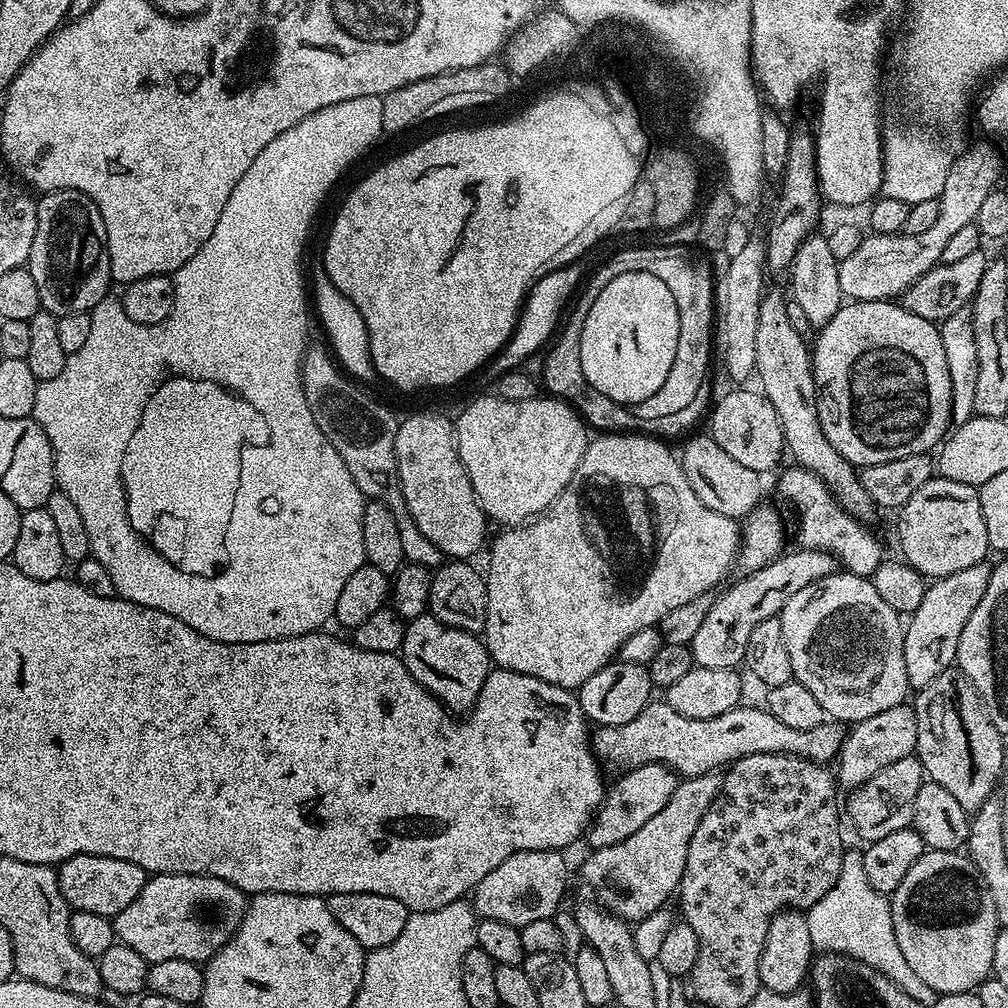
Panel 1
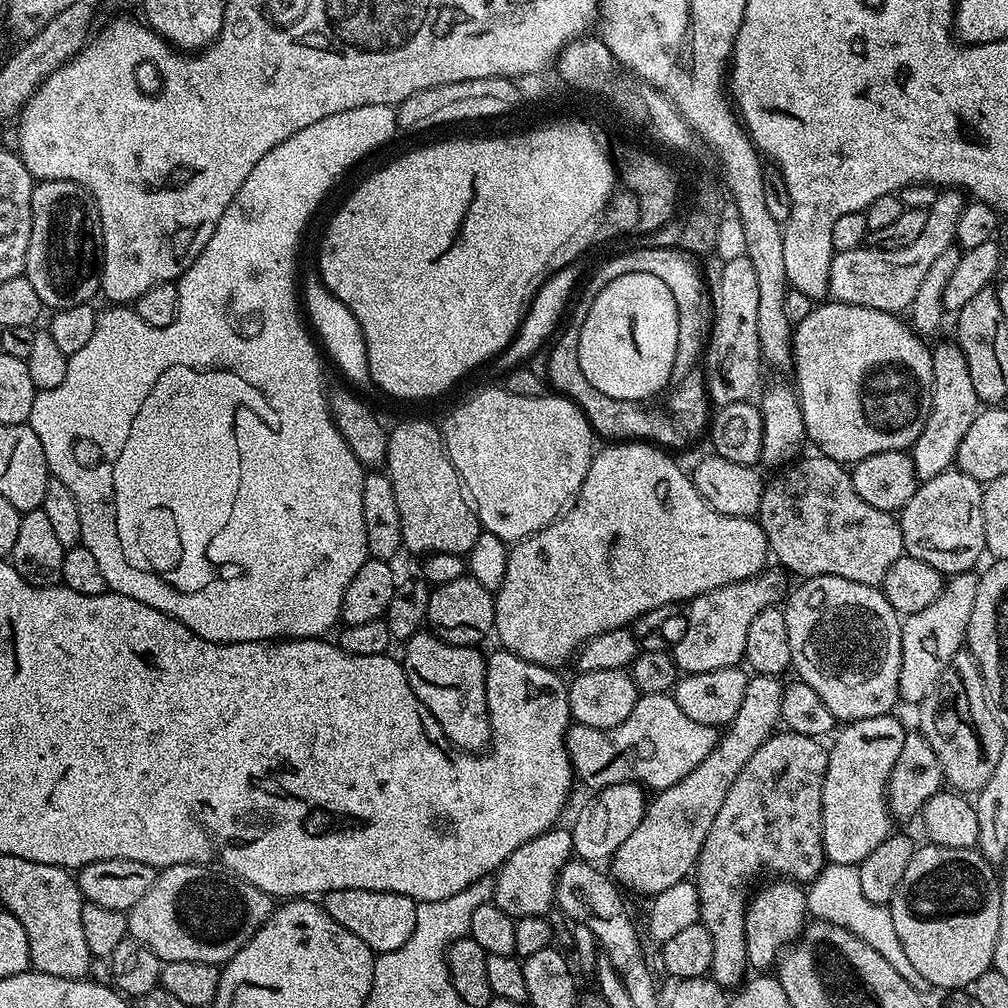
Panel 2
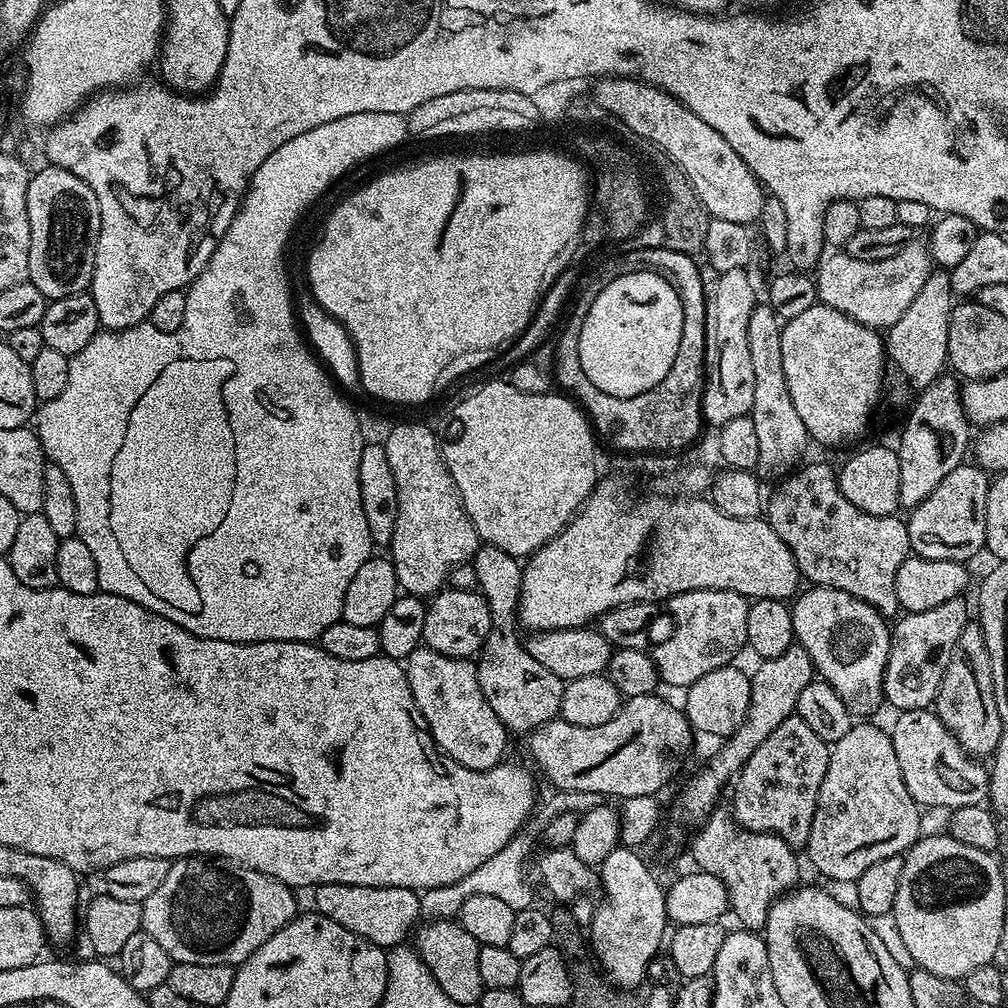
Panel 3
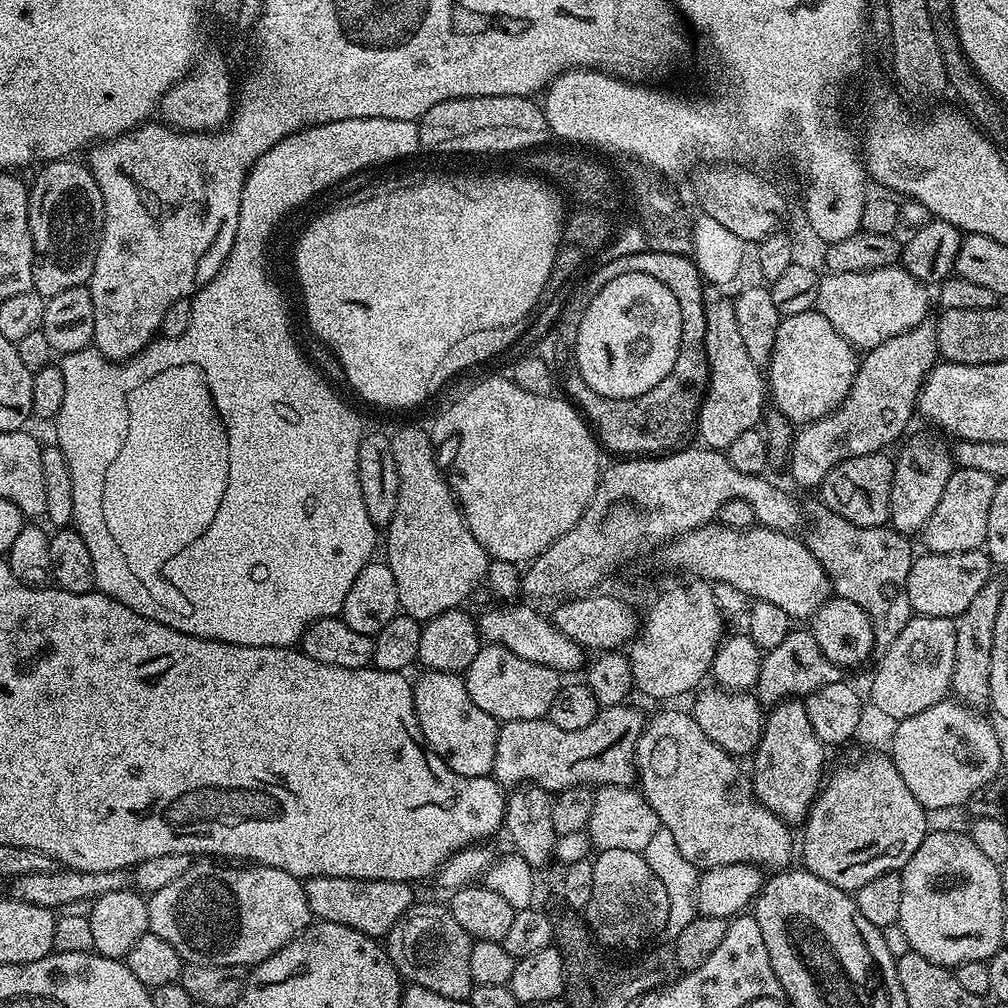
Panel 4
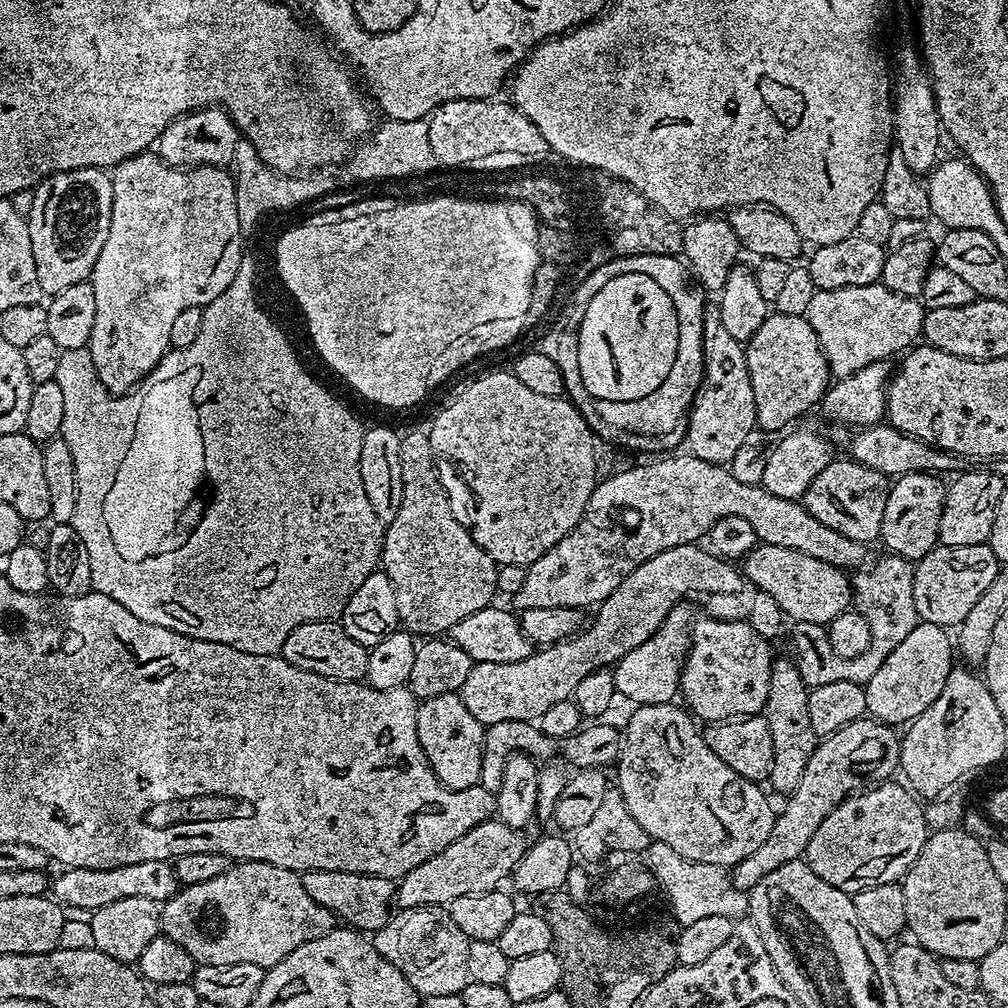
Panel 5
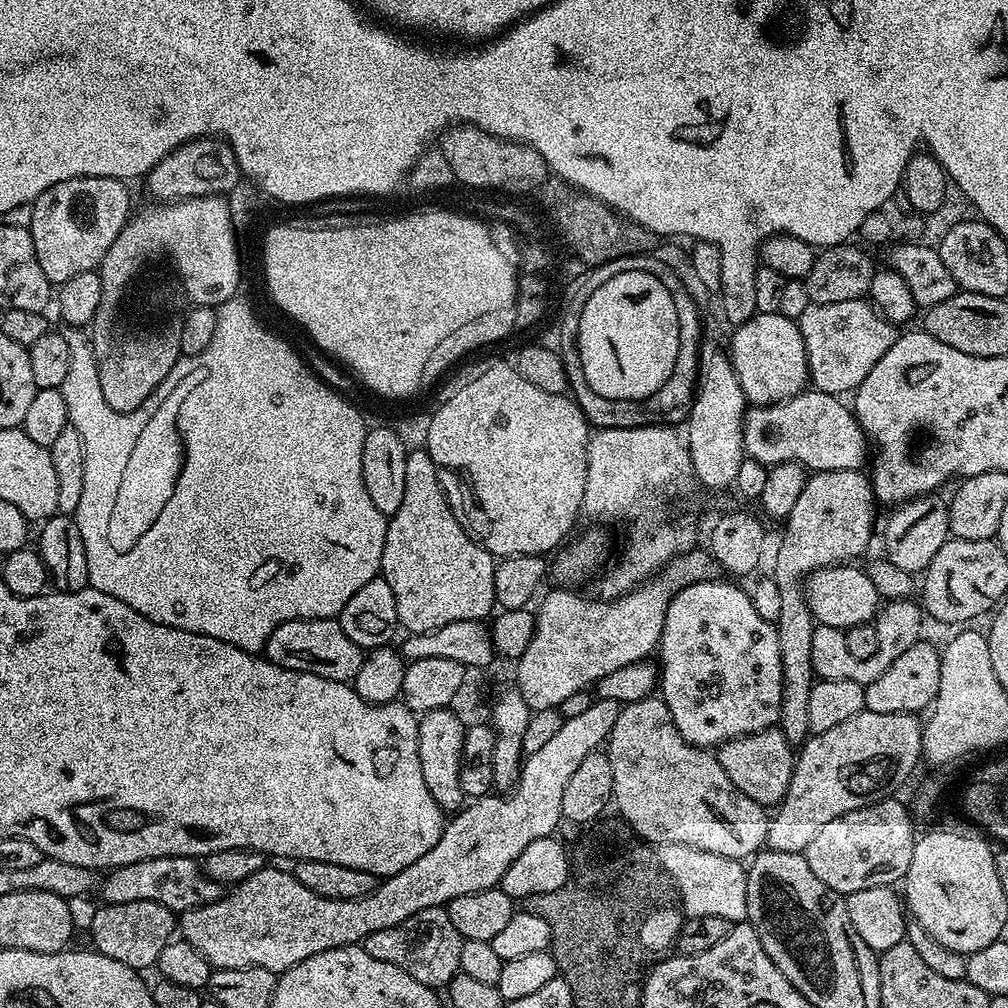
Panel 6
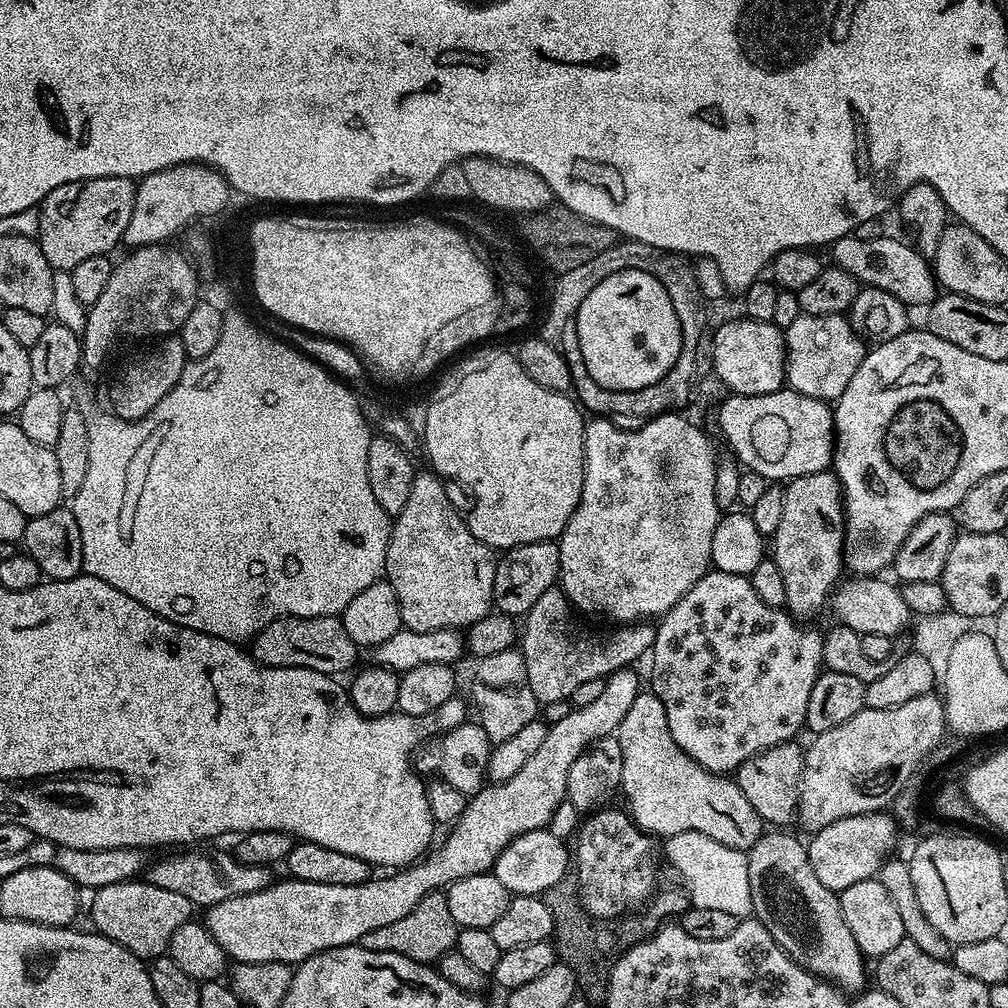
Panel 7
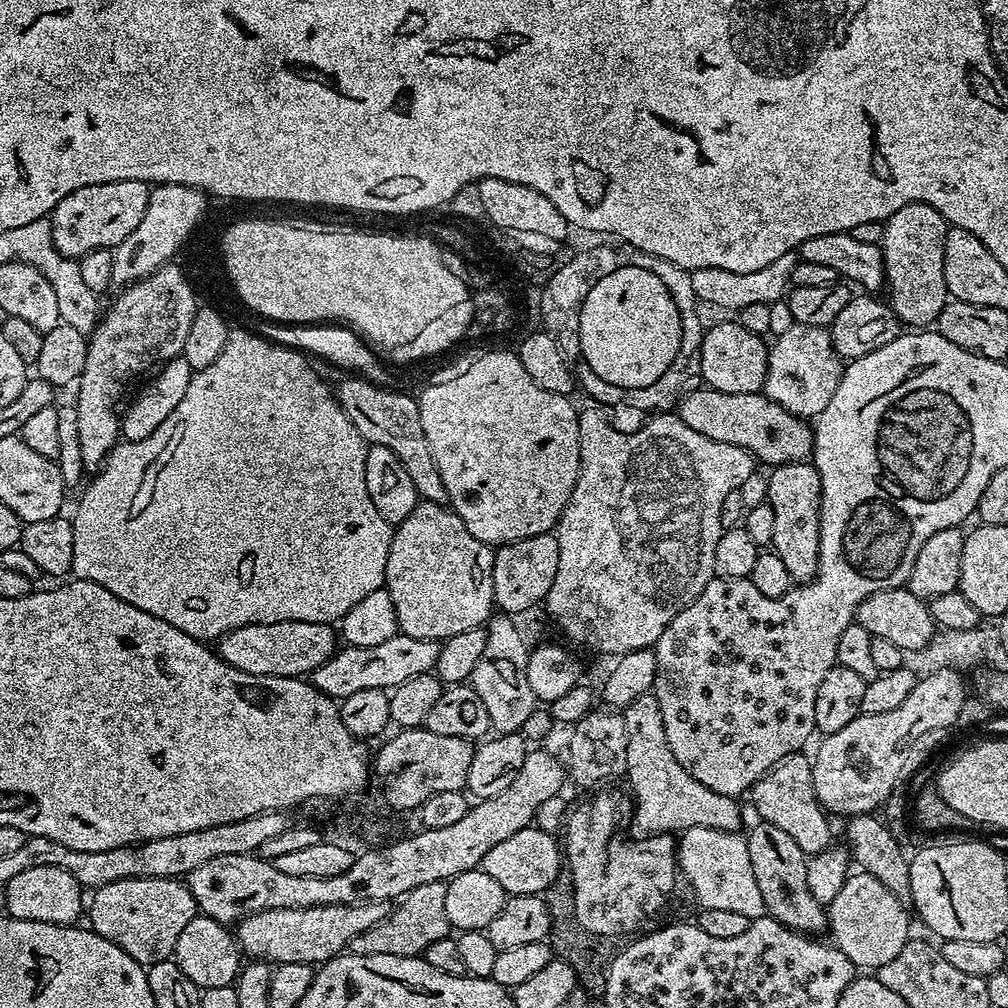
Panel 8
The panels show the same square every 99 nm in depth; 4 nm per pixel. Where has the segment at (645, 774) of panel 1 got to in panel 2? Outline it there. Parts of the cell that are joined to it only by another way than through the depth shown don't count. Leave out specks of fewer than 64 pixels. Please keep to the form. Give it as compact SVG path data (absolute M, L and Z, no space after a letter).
M615 784L609 788L599 789L593 796L596 797L577 814L576 821L570 824L572 851L582 860L589 862L607 861L618 850L618 846L622 846L622 842L626 842L626 838L630 838L630 834L634 834L634 830L638 830L638 822L644 820L646 792L639 784Z

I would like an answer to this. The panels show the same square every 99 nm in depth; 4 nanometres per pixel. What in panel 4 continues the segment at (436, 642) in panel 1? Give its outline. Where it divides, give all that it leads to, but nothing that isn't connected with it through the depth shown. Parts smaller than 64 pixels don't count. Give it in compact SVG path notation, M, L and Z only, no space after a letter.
M431 670L423 673L425 676L415 681L412 689L414 698L414 710L418 718L418 726L424 735L424 741L432 751L437 752L440 757L460 776L487 776L494 766L494 750L496 749L496 734L498 721L486 710L482 710L477 697L468 693L464 685L465 677L455 672L433 672Z

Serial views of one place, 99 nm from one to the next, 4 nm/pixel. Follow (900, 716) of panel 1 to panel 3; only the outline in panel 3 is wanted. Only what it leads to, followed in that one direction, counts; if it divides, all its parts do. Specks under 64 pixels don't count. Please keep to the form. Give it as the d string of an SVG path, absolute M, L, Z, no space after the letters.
M856 722L850 731L831 745L826 766L826 778L822 778L822 790L818 790L818 806L814 810L814 822L810 826L810 838L806 845L808 860L829 880L854 880L865 873L874 862L882 858L894 858L908 851L922 835L920 829L921 805L906 790L902 782L902 770L898 770L898 754L894 754L894 742L887 731L875 728L872 722Z

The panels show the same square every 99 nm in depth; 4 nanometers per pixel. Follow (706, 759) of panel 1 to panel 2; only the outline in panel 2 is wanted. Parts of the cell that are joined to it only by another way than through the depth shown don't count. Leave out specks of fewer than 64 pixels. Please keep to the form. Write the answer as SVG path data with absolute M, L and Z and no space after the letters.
M650 694L641 695L634 710L630 710L630 718L626 718L626 722L613 728L591 728L573 723L564 741L575 779L579 783L581 780L591 790L609 788L615 784L639 784L648 790L659 790L674 786L686 778L686 774L690 774L690 770L694 770L694 766L698 766L698 762L702 762L710 750L714 750L717 739L717 729L702 726L702 722L694 722L694 718L682 714L675 695Z

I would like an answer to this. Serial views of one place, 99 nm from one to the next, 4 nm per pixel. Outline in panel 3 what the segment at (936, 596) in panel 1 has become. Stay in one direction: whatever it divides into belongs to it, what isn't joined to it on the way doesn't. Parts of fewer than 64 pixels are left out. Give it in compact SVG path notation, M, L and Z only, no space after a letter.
M961 598L942 602L942 606L934 606L934 610L910 612L895 621L897 624L892 628L890 658L884 675L884 698L896 710L909 712L928 708L935 701L950 654L954 654L954 642L958 642L958 634L962 634L970 622L966 601Z

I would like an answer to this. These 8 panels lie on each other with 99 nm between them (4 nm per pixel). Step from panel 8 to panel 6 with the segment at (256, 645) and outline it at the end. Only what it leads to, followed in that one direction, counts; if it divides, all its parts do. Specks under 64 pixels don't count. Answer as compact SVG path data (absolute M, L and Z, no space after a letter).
M336 618L282 622L282 626L278 626L274 634L270 634L262 652L267 659L283 668L318 674L318 678L330 678L343 684L355 681L366 655L365 649L346 638L346 630L342 630L339 619Z

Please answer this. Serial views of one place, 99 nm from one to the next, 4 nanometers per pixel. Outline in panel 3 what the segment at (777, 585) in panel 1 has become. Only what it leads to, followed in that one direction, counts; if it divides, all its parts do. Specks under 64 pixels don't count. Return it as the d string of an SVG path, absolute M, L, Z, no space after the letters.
M690 590L672 597L666 608L672 615L672 633L651 649L650 655L656 663L661 681L672 688L687 690L702 674L718 670L733 663L748 642L746 618L748 617L749 597L730 590Z

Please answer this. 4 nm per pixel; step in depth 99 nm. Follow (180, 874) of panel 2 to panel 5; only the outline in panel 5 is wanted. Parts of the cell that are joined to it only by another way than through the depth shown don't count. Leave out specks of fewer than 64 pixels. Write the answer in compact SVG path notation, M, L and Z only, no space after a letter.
M257 860L221 865L215 865L202 878L174 884L172 891L165 891L155 901L156 935L174 942L189 965L248 964L259 970L321 927L321 912L302 894L297 873Z

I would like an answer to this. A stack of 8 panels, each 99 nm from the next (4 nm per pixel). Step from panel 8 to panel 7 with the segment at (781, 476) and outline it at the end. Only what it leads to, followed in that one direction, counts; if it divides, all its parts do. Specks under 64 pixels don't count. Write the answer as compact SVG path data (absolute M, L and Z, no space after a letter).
M835 471L787 481L782 518L771 541L770 552L786 586L784 608L800 622L811 621L808 619L823 608L825 611L844 568L844 491Z

